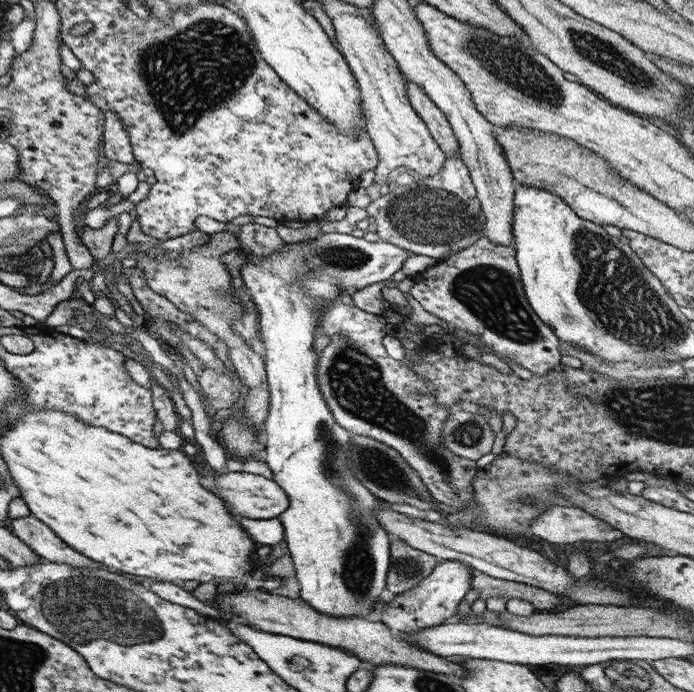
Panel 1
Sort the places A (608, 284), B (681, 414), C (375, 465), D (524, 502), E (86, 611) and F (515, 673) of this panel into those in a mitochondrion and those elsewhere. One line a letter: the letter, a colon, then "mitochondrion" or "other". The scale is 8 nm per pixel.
A: mitochondrion
B: mitochondrion
C: mitochondrion
D: mitochondrion
E: mitochondrion
F: other

